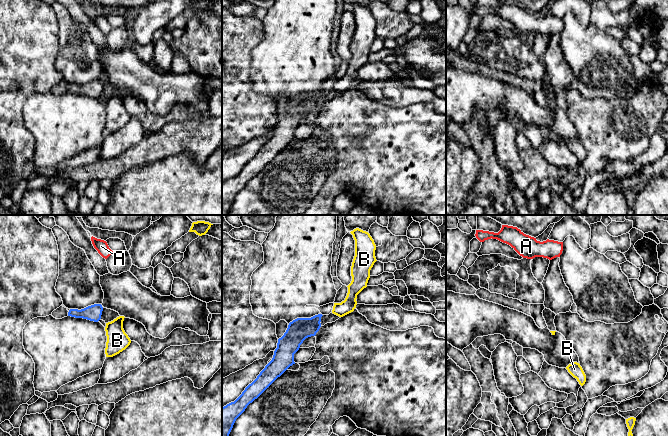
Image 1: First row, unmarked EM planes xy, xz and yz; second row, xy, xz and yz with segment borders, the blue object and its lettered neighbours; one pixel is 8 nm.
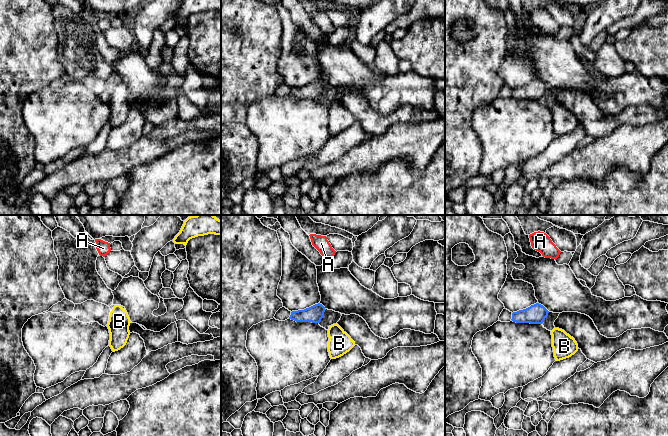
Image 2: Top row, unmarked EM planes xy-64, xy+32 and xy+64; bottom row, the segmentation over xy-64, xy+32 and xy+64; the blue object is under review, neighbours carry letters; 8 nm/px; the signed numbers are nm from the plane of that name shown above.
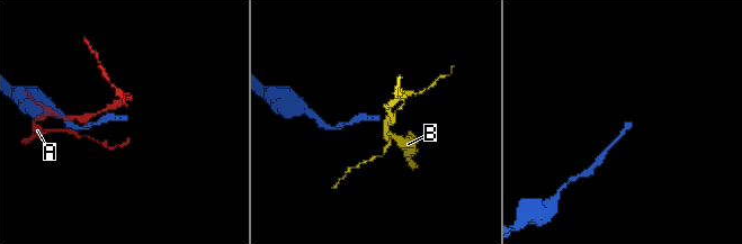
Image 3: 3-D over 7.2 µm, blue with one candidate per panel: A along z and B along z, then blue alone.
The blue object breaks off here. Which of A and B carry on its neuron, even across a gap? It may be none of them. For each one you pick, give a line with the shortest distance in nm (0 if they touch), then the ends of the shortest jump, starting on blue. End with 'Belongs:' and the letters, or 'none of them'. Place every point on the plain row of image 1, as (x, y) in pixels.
Belongs: none of them

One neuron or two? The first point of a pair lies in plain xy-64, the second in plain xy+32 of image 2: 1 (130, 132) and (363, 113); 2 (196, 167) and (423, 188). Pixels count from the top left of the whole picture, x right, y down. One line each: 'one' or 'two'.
1: two
2: one

